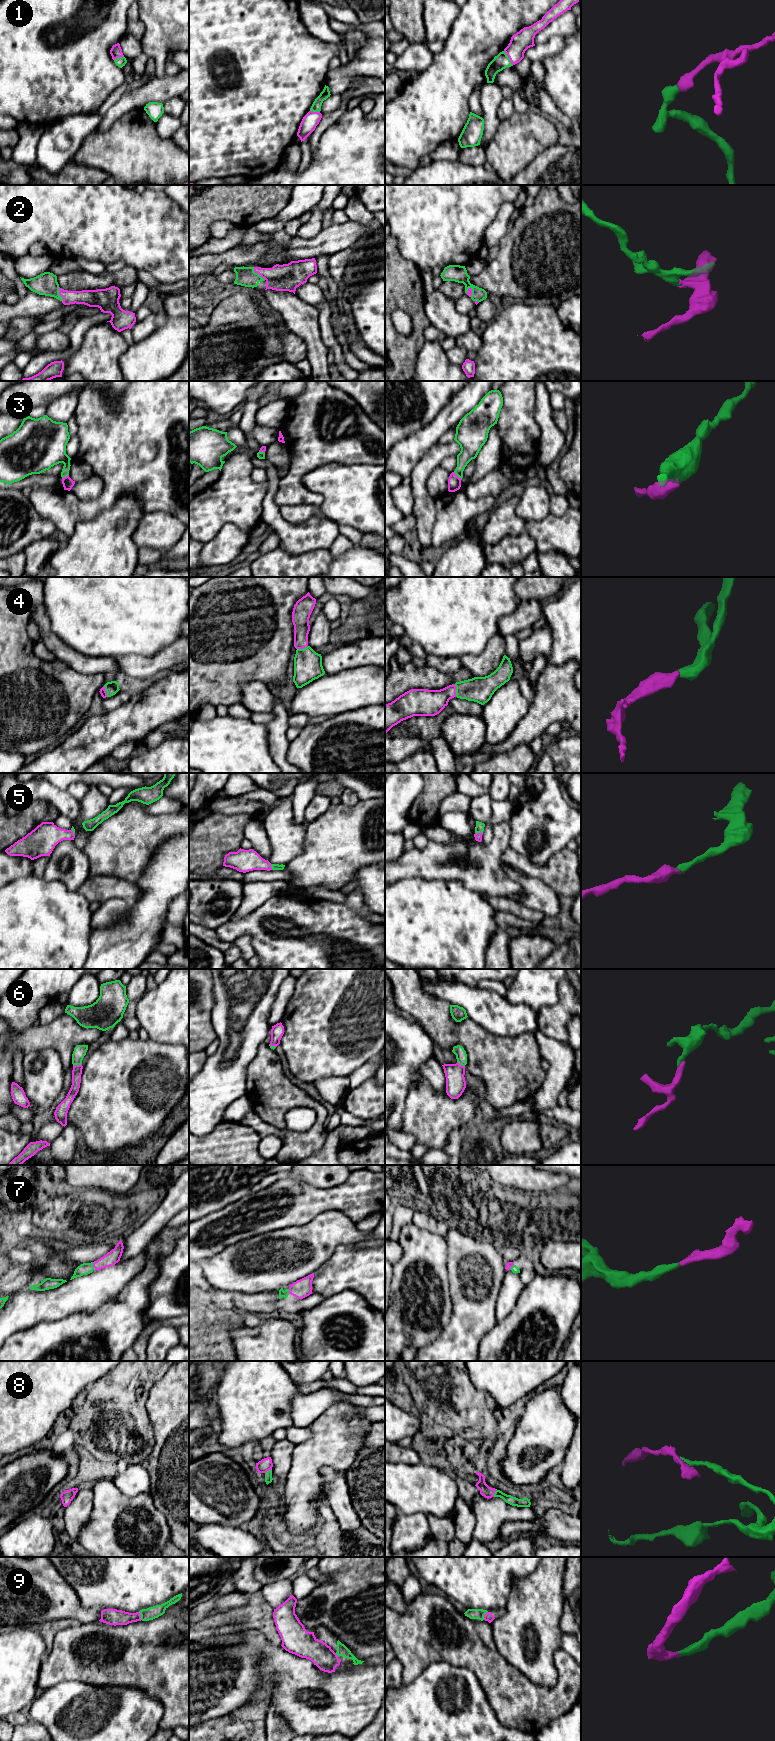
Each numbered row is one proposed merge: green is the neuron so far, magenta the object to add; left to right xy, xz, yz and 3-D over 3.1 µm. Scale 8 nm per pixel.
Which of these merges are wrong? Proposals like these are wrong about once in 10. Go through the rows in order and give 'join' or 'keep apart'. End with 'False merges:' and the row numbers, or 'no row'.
1: join
2: join
3: join
4: join
5: join
6: join
7: join
8: join
9: join
False merges: no row

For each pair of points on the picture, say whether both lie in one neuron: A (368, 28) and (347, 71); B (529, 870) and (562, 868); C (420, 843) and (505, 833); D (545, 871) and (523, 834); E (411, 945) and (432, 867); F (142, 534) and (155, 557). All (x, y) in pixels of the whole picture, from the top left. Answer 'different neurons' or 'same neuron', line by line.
A: same neuron
B: same neuron
C: different neurons
D: different neurons
E: different neurons
F: different neurons

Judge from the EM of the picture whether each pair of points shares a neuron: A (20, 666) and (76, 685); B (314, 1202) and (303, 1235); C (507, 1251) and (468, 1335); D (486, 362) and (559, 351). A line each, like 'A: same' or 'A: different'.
A: same
B: different
C: different
D: same

